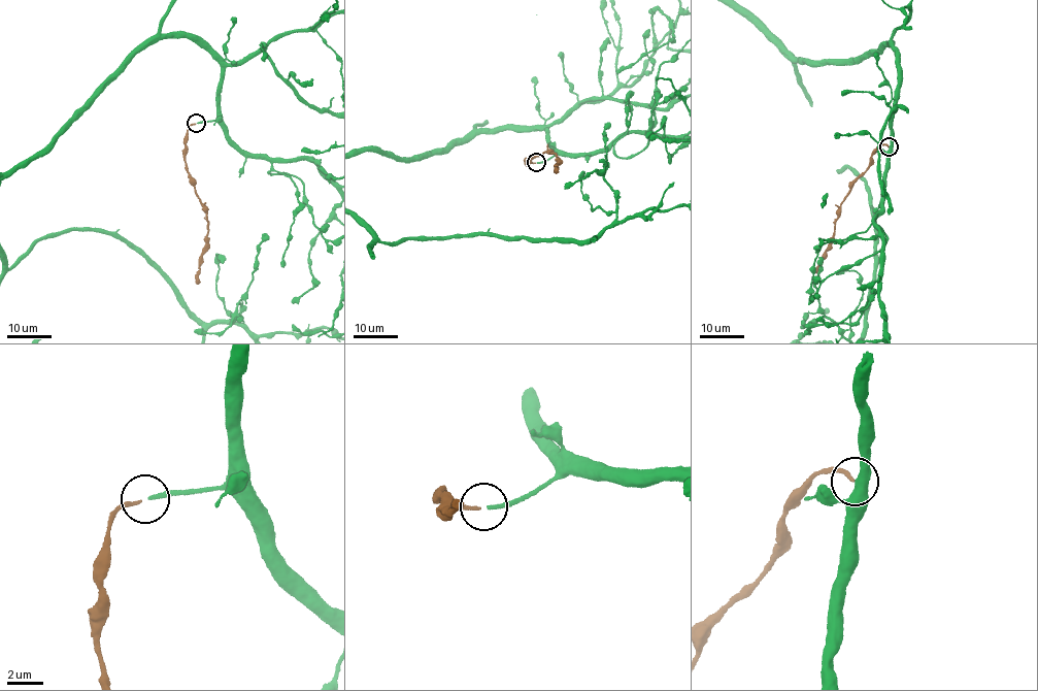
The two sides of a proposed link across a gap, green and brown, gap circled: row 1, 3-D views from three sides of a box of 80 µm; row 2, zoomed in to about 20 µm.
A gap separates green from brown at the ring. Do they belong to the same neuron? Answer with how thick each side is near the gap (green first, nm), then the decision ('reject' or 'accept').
240 nm thick on the green side, 180 nm on the other; accept

